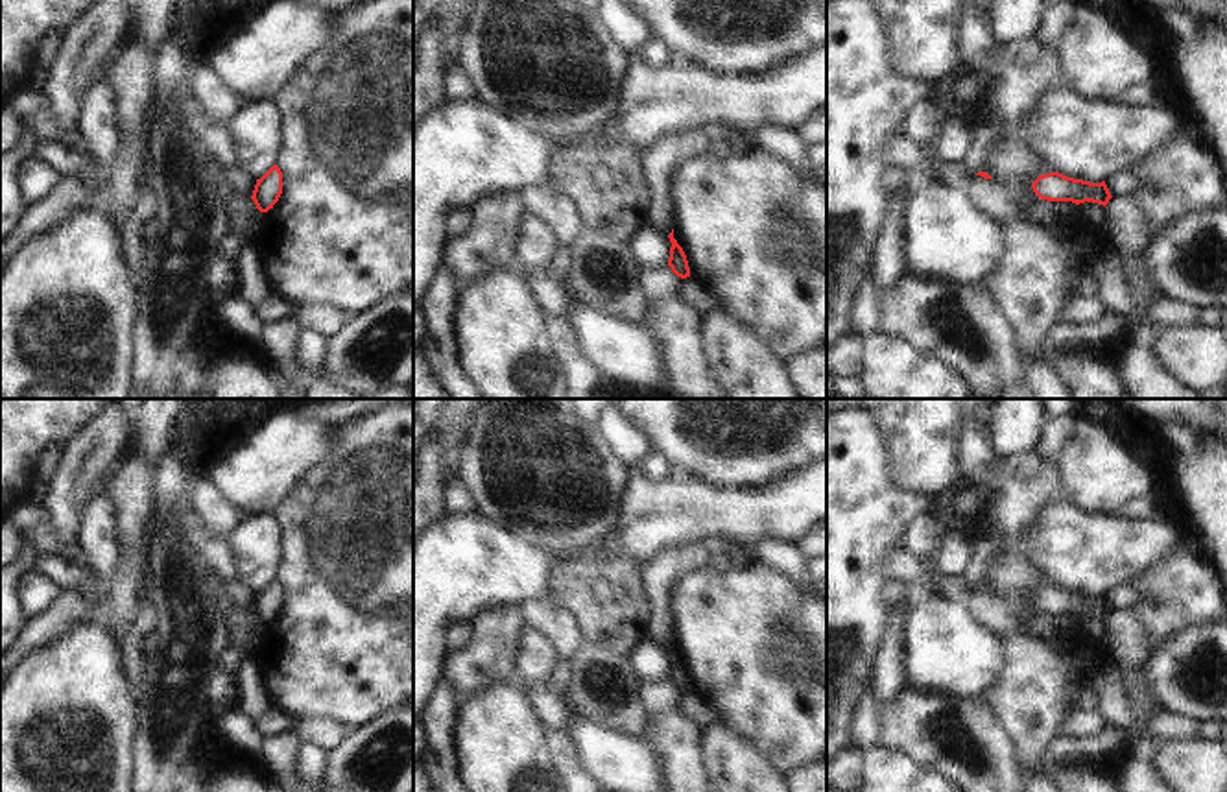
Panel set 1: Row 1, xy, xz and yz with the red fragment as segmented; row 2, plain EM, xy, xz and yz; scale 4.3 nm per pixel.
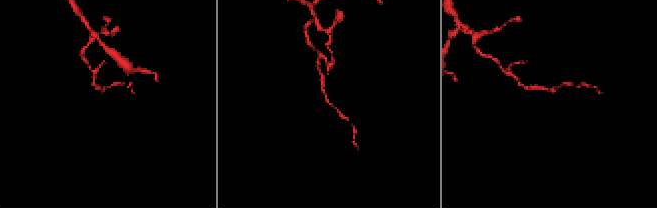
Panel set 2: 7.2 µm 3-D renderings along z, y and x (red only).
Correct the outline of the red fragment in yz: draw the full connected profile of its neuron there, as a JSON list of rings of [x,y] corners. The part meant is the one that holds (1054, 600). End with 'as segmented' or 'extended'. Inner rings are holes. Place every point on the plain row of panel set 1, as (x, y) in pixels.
[[[1059,585],[1039,589],[1031,596],[1031,602],[1041,613],[1072,615],[1076,618],[1092,615],[1105,620],[1113,611],[1105,594],[1090,596],[1083,593],[1066,591]]]; as segmented

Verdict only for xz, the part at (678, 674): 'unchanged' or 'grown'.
unchanged

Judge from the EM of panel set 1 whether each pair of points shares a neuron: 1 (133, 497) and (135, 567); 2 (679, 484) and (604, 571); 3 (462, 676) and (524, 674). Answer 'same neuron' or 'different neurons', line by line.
1: same neuron
2: different neurons
3: different neurons

